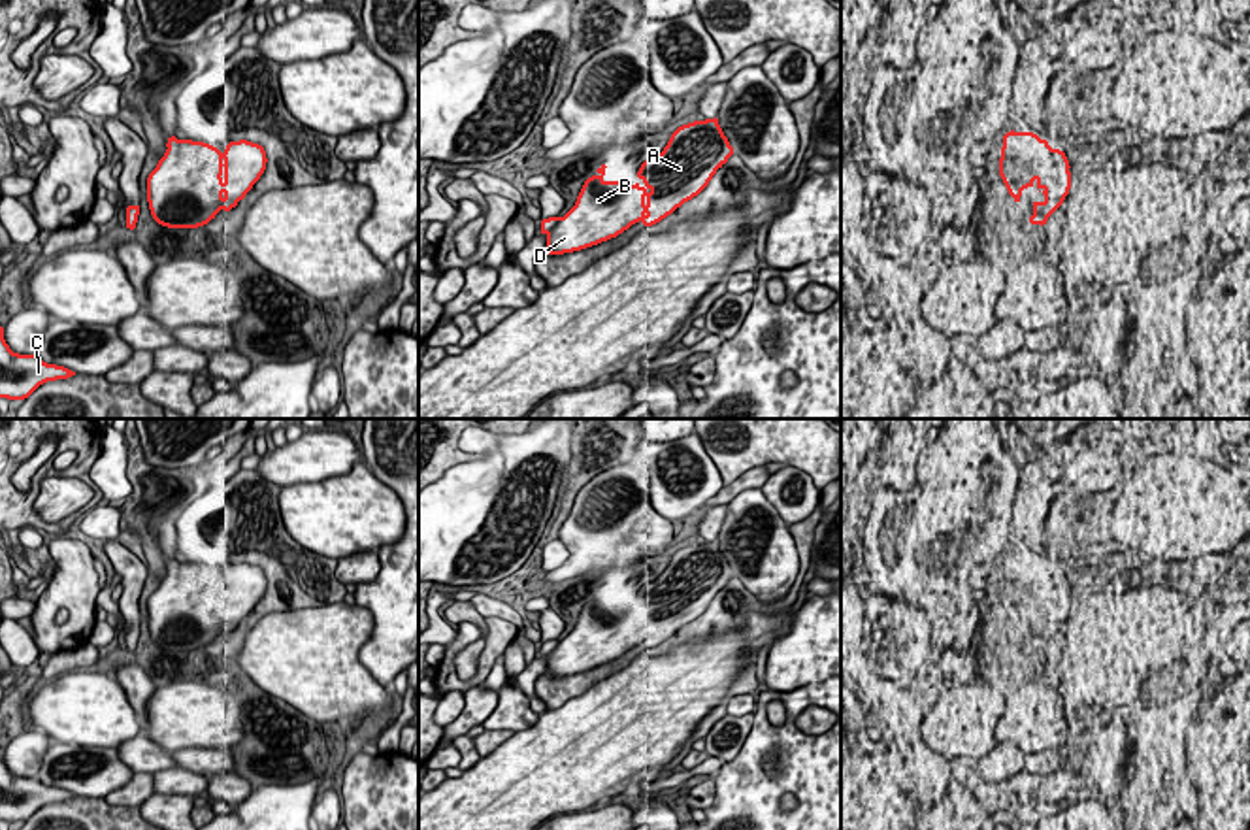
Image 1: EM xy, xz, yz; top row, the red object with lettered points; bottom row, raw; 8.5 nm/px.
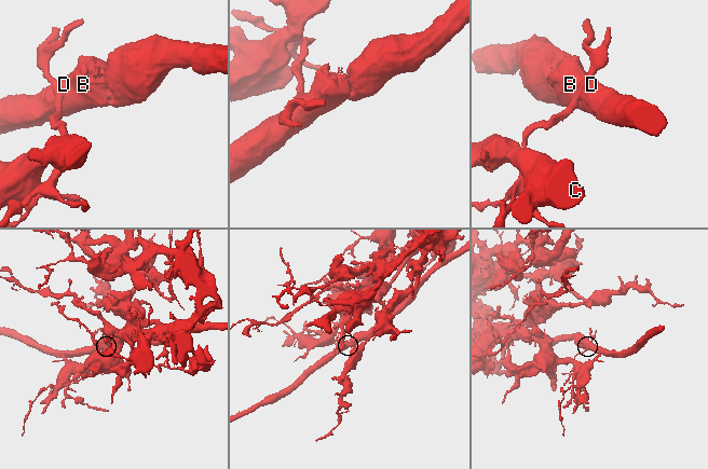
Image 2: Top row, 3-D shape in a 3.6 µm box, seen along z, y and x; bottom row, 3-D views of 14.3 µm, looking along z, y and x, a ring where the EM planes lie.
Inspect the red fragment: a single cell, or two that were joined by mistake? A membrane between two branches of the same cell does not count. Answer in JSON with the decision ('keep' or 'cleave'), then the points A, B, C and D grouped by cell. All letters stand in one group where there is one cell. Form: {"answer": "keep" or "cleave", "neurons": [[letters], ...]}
{"answer": "keep", "neurons": [["A", "B", "C", "D"]]}

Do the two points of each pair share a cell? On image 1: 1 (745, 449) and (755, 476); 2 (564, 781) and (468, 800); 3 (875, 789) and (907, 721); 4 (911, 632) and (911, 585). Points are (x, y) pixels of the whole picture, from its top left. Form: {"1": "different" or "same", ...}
{"1": "different", "2": "same", "3": "different", "4": "different"}

